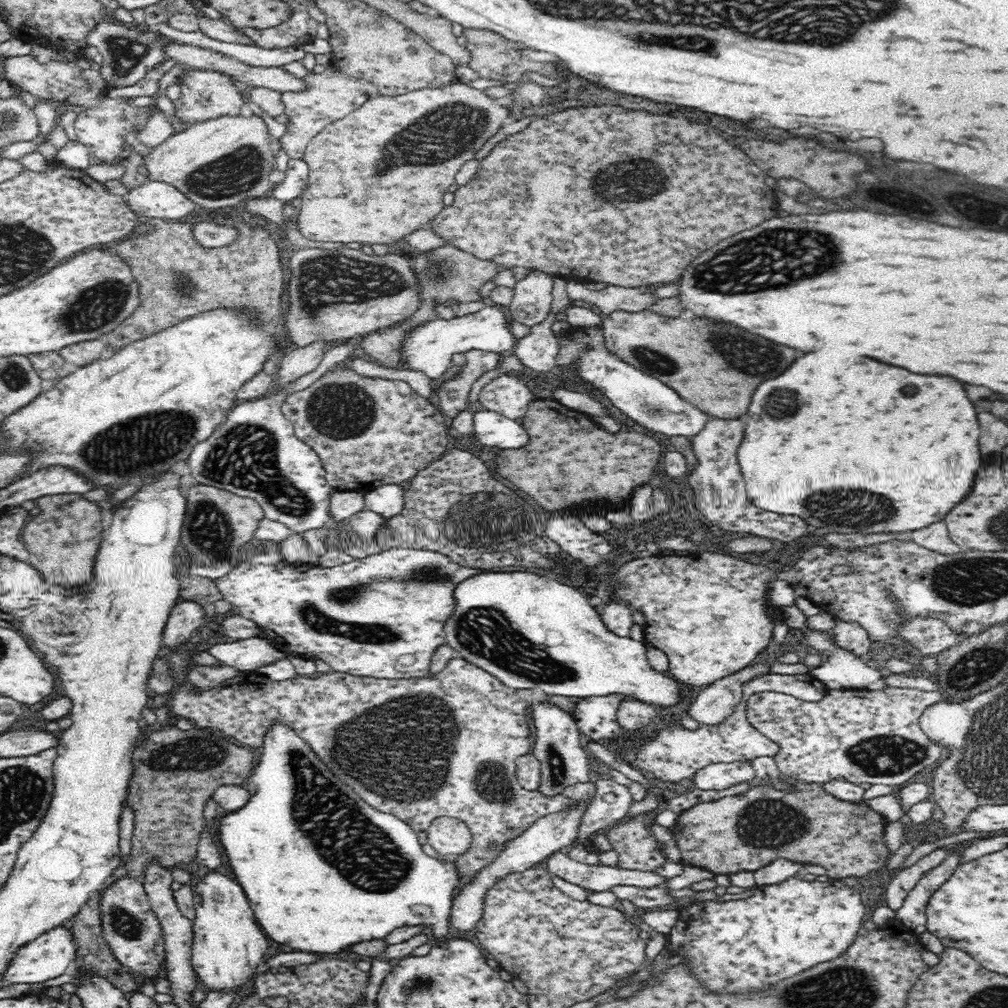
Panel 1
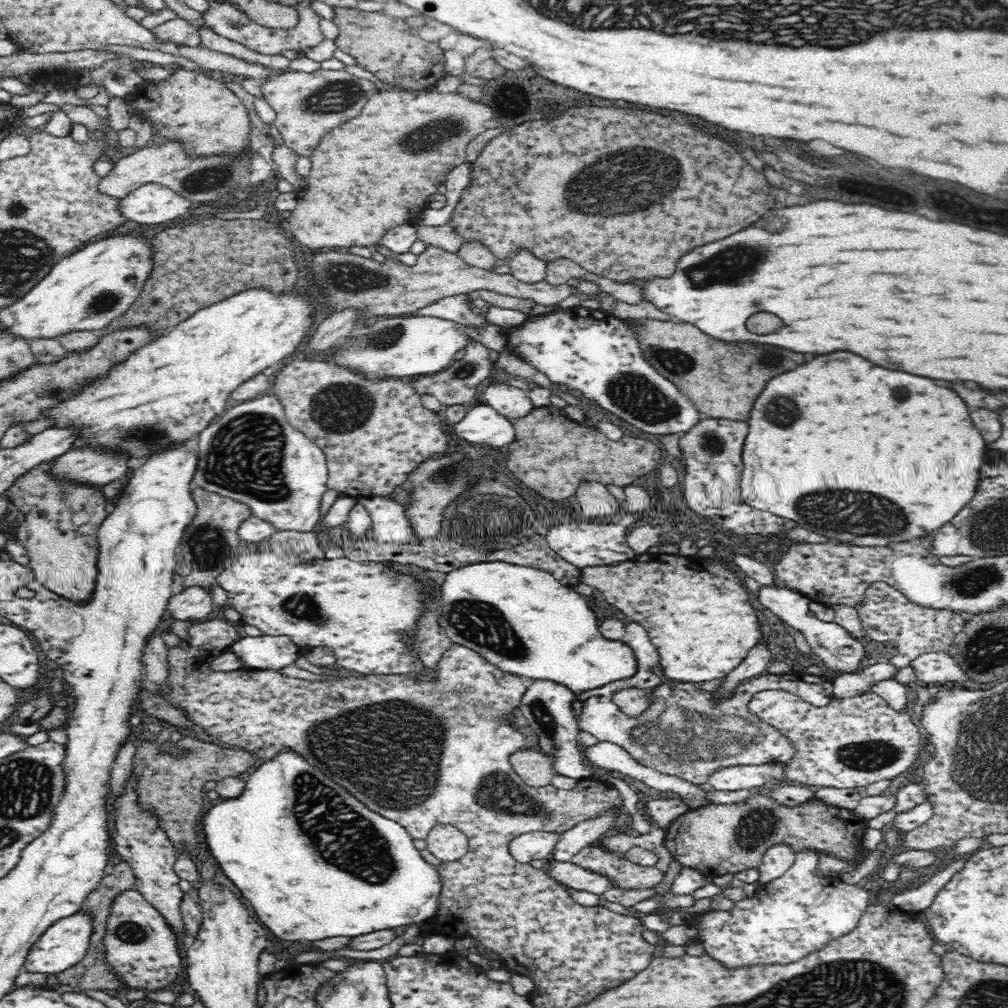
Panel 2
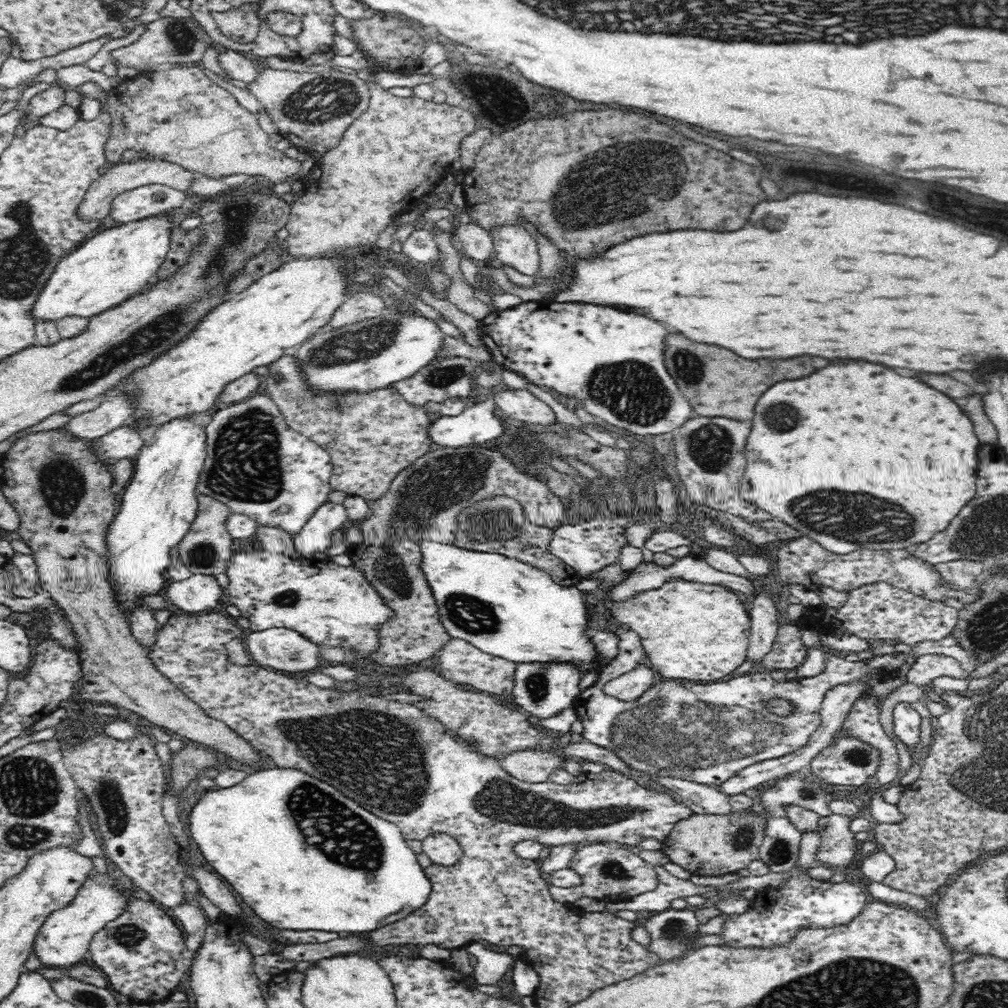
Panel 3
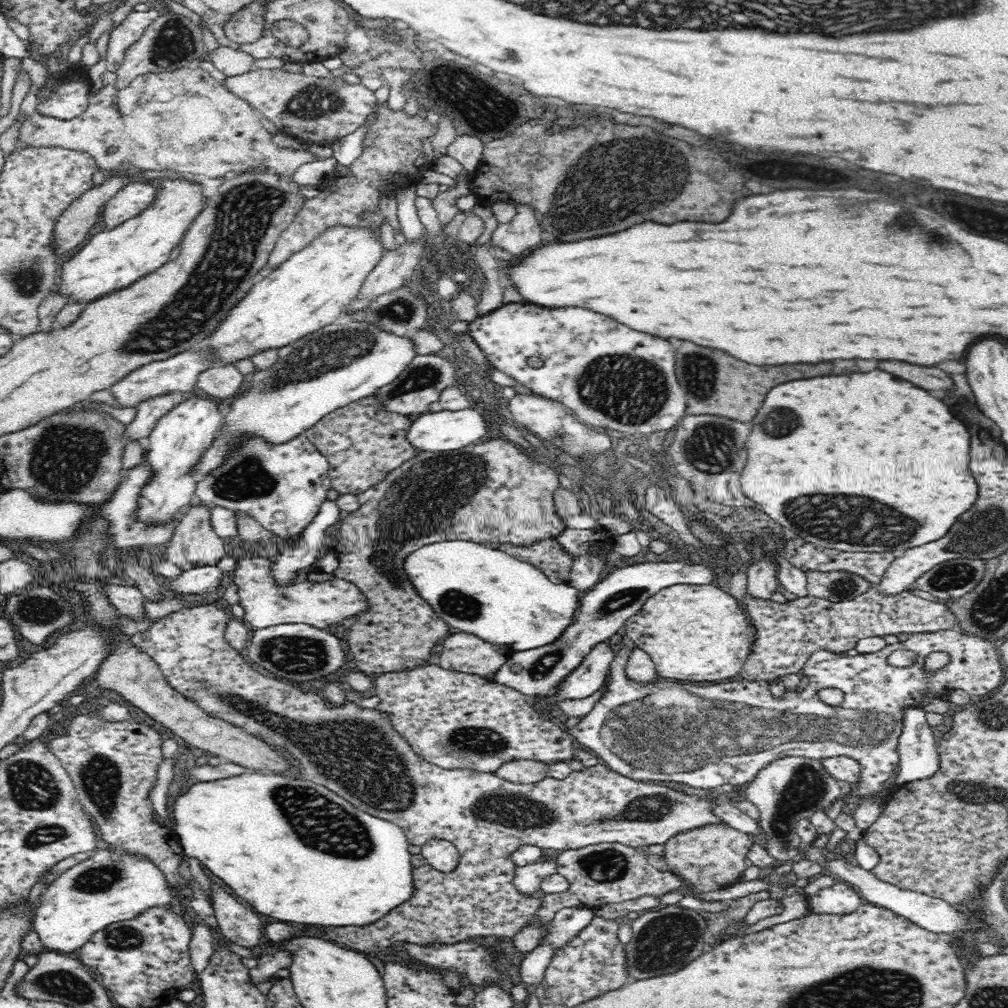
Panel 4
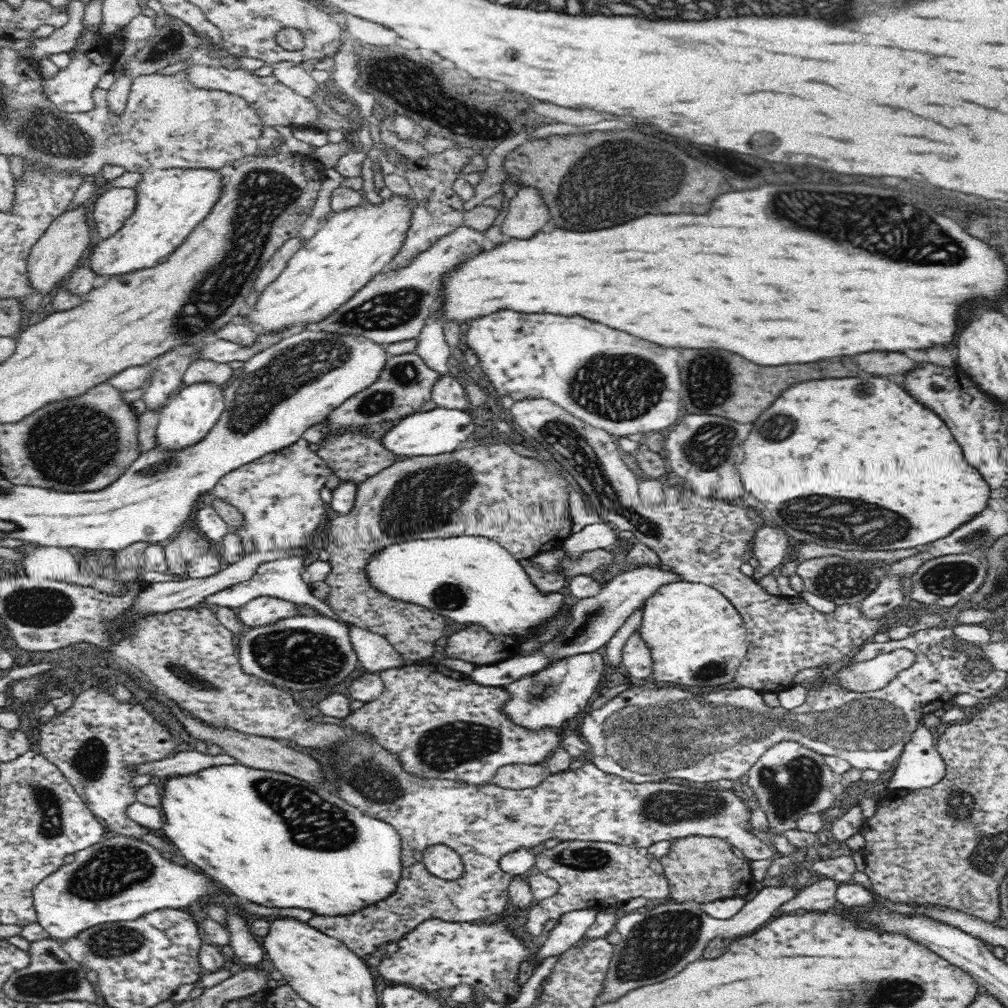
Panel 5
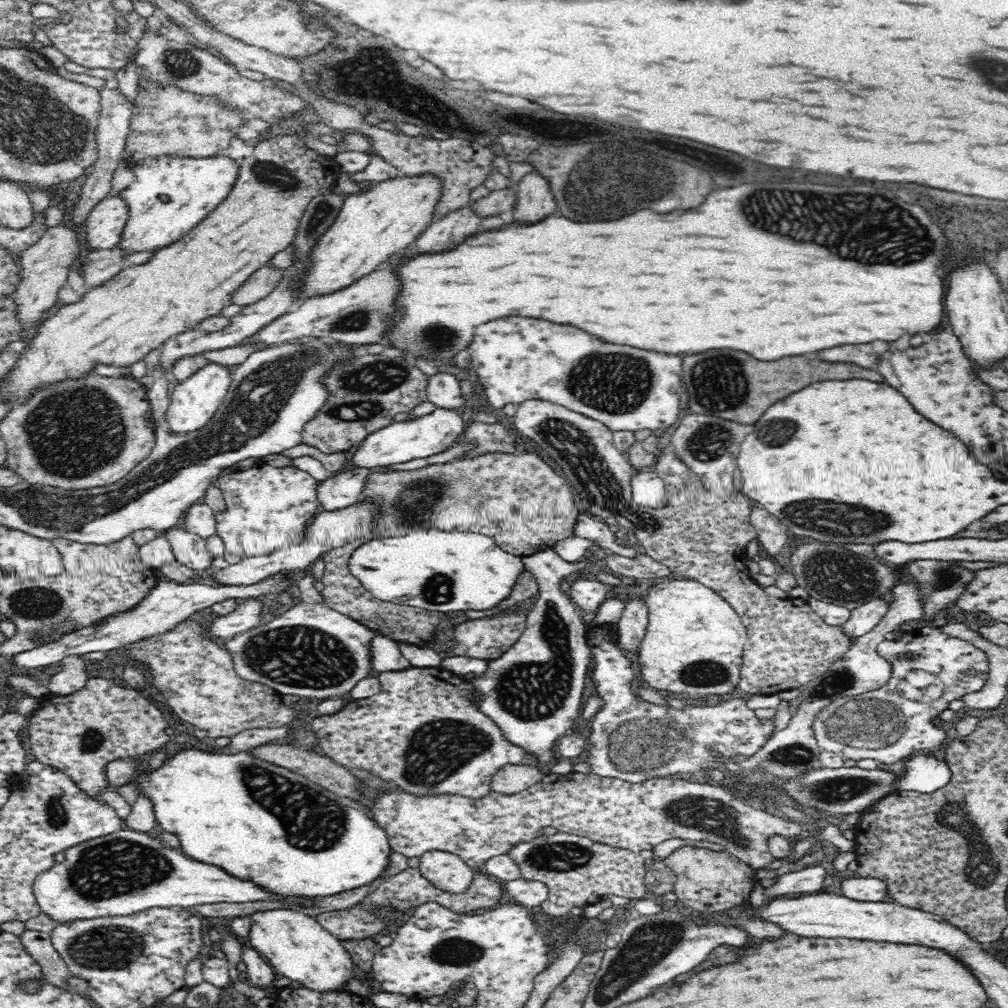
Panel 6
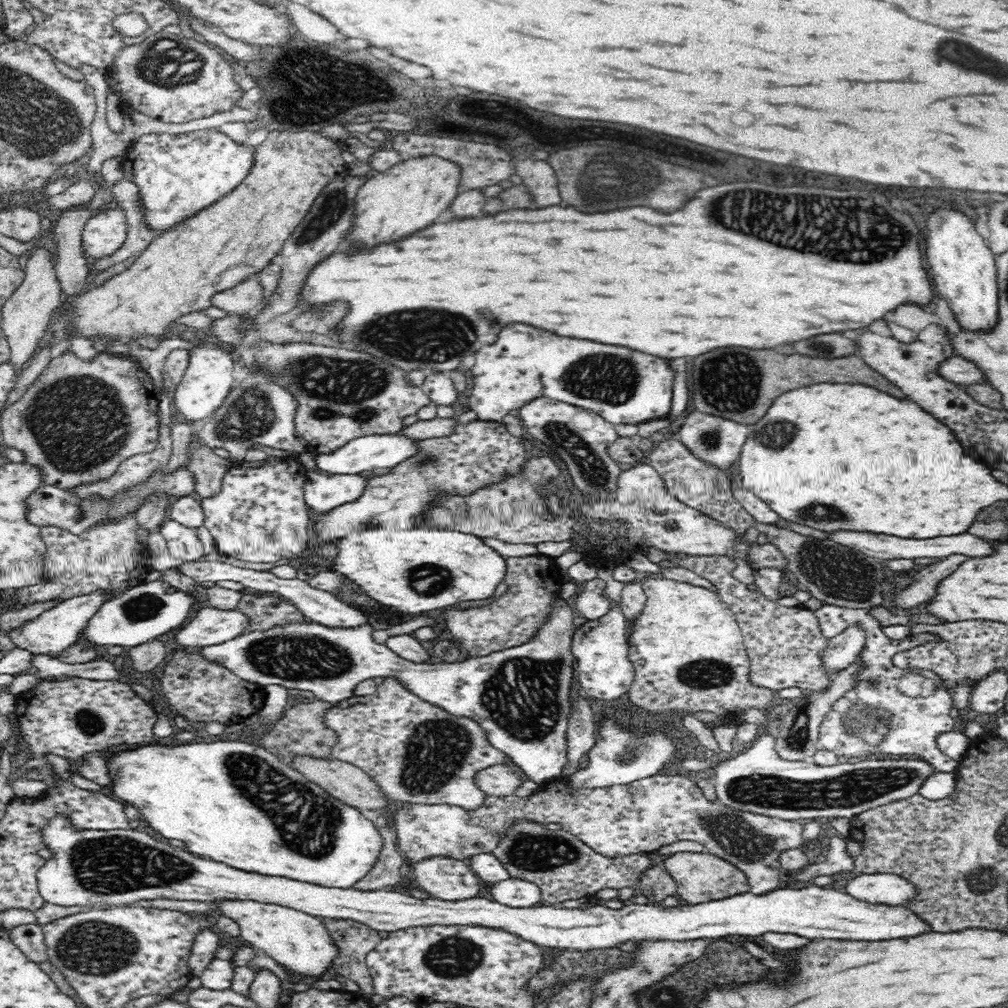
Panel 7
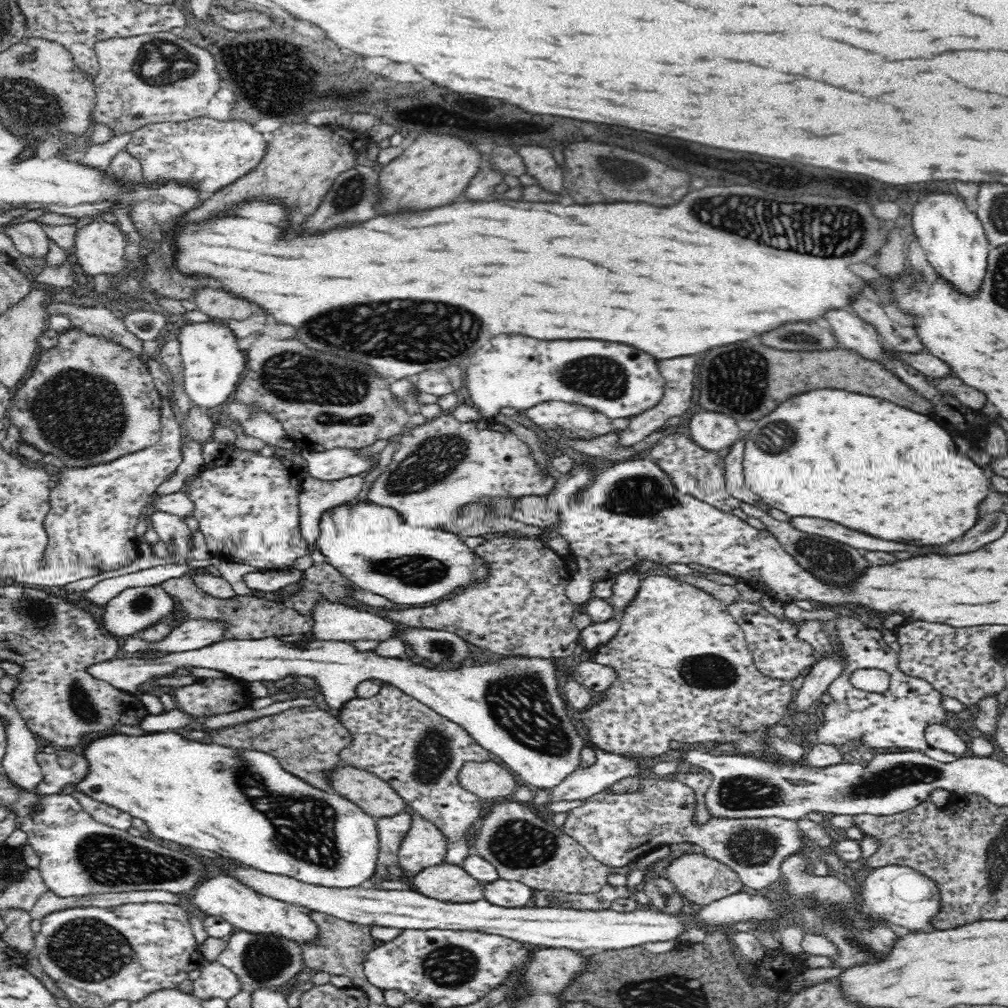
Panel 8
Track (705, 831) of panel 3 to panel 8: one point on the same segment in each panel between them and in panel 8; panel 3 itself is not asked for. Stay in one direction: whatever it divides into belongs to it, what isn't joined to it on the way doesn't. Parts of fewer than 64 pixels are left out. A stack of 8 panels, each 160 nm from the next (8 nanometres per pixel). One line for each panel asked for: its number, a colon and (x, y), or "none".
4: (710, 857)
5: (699, 868)
6: (710, 881)
7: (701, 877)
8: (698, 878)

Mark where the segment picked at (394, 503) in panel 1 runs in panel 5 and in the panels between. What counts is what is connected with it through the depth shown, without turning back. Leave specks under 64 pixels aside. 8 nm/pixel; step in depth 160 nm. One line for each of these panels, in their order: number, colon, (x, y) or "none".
2: (389, 523)
3: (506, 608)
4: (487, 593)
5: (472, 580)

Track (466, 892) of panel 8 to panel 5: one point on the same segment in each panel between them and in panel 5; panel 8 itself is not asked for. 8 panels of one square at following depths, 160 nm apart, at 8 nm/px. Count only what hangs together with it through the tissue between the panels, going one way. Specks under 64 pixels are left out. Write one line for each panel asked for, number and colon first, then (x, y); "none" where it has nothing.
5: (441, 860)
6: (447, 871)
7: (450, 879)

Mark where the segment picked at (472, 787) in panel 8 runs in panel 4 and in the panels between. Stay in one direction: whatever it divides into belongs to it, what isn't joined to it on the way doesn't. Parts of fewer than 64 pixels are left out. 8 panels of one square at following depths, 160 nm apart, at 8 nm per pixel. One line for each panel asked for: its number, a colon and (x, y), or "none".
4: (521, 771)
5: (522, 776)
6: (511, 779)
7: (500, 781)

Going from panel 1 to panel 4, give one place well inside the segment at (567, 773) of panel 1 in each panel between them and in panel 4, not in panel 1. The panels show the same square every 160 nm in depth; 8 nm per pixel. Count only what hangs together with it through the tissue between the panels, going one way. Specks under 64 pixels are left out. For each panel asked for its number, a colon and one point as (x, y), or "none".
2: (548, 708)
3: (543, 691)
4: (539, 673)

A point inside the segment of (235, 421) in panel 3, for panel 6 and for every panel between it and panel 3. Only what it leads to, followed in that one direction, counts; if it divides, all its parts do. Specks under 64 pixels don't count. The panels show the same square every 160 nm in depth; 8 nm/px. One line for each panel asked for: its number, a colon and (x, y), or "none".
4: (281, 486)
5: (279, 494)
6: (269, 508)

